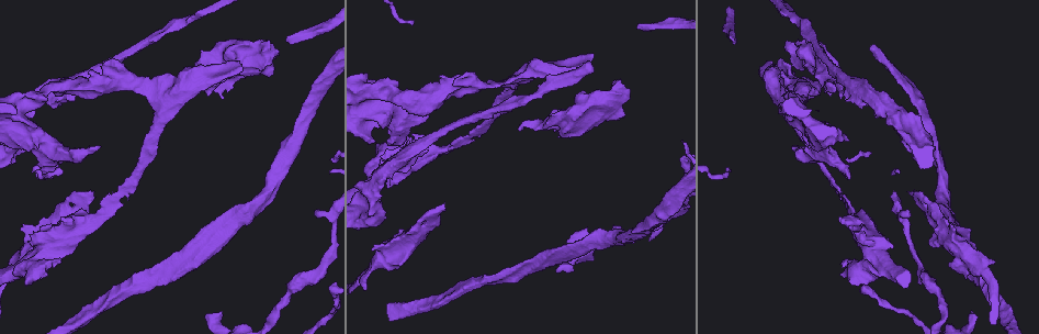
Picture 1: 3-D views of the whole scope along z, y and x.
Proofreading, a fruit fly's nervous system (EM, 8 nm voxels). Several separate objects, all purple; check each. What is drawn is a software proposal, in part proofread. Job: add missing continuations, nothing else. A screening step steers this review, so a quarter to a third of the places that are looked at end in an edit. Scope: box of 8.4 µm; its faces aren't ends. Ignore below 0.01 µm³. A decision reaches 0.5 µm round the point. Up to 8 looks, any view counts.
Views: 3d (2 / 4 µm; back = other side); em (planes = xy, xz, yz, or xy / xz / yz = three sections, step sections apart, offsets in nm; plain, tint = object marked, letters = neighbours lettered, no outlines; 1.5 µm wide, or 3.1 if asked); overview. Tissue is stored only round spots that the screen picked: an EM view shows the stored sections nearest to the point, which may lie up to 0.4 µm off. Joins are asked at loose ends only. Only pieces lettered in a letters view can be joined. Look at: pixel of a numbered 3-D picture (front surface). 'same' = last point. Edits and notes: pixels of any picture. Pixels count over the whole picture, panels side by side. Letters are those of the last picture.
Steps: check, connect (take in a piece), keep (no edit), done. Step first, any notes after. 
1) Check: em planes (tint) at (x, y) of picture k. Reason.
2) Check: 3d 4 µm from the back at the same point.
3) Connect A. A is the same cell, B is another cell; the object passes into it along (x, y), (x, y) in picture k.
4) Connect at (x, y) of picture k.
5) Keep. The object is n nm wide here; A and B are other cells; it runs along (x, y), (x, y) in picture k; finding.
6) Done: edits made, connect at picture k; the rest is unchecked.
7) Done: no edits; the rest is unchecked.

Check: 3d 4 µm from the back at (551, 116) of picture 1. Branch stops here.

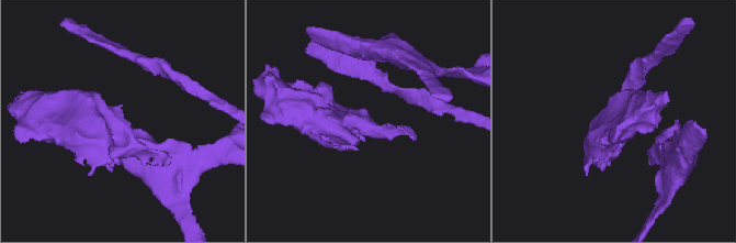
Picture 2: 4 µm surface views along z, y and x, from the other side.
Check: em planes (letters) at (121, 104) of picture 2. Need the tissue.

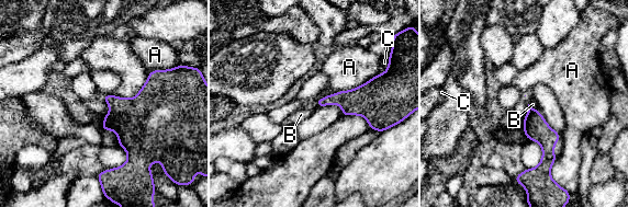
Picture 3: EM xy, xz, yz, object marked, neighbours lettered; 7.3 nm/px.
Keep. A, B and C are other cells; a border runs along (378, 73), (355, 88), (331, 94) in picture 3; none of them fits.

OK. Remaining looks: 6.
Check: 3d 4 µm at (843, 267) of picture 1. Branch stops here.

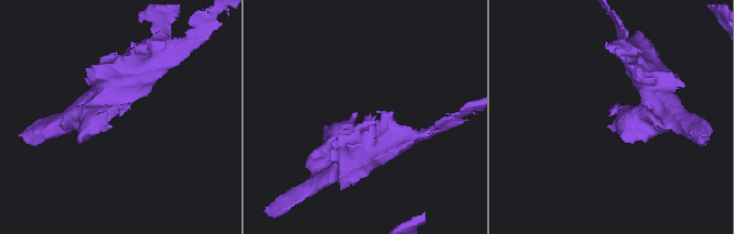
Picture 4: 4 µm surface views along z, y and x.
Check: em planes (letters) at (367, 114) of picture 4. Now the EM.

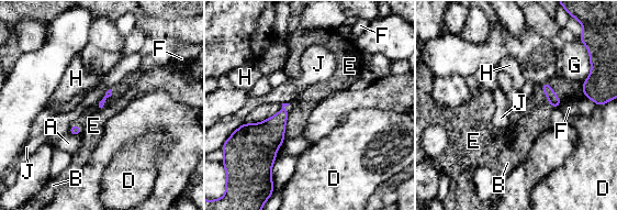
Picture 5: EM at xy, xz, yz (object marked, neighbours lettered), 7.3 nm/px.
Keep. The longest contact is with E, 140 nm; A, B, D, E, F, G, H and J are other cells; no lettered piece goes on from it.

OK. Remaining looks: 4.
Check: 3d 2 µm at (92, 191) of picture 1. Branch stops here.

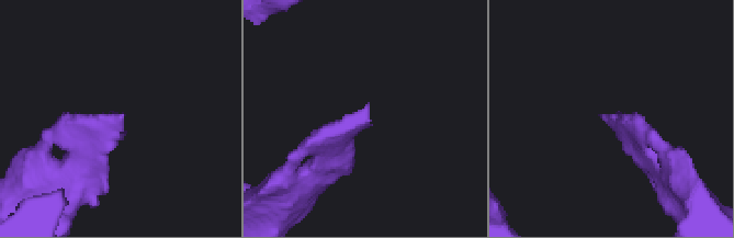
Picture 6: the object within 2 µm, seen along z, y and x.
Check: em yz step 8 (letters) at (368, 106) of picture 6.

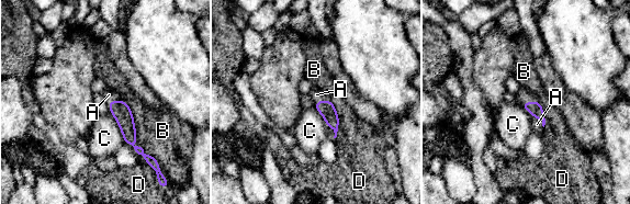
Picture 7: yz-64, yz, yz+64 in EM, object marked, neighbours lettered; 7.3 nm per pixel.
Connect A. The longest contact is with D, 260 nm; A is the same cell, B, C and D are other cells; the object passes into it along (535, 108), (538, 118), (537, 124) in picture 7; it goes on there.

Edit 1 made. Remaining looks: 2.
Done: edits made, connect at picture 7; the rest is unchecked.

